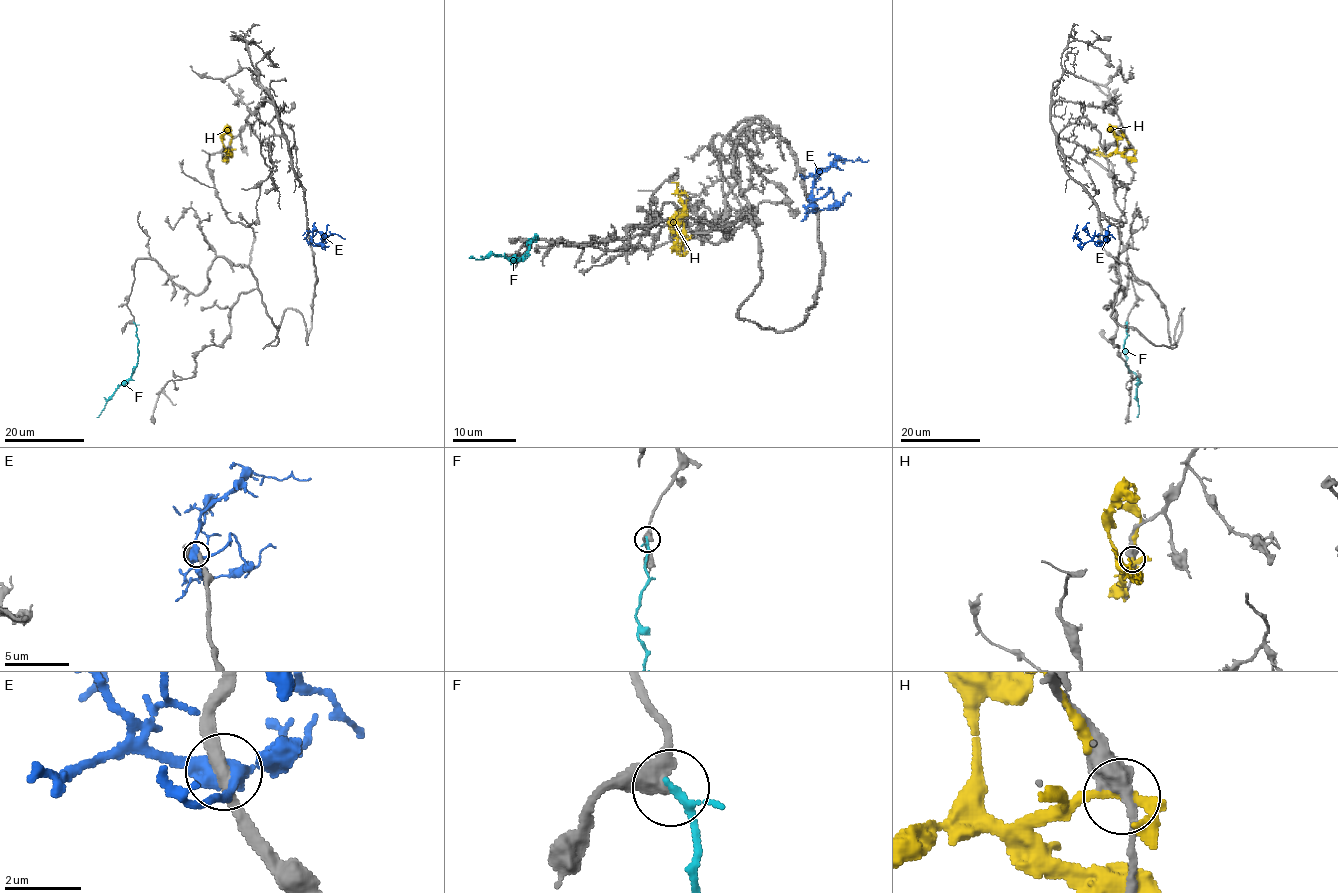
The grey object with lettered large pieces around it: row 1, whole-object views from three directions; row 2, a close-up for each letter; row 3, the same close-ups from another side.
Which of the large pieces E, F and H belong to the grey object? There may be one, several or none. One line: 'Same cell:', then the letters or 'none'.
Same cell: none

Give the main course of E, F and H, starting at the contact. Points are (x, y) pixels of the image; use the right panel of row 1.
E: (1101, 243), (1099, 246), (1095, 242), (1104, 239), (1108, 231), (1115, 239)
F: (1127, 322), (1124, 352), (1126, 366), (1138, 379), (1138, 417)
H: (1133, 149), (1118, 150), (1114, 127), (1129, 144)

